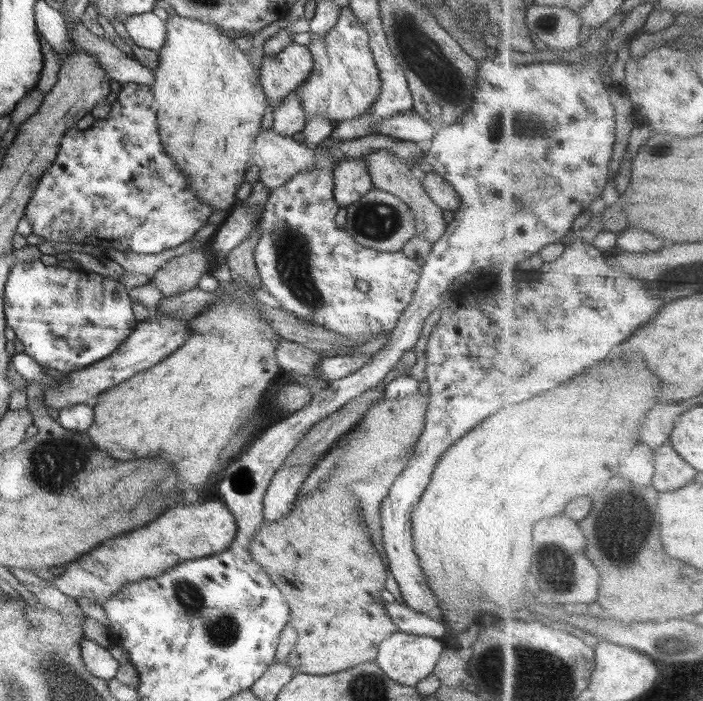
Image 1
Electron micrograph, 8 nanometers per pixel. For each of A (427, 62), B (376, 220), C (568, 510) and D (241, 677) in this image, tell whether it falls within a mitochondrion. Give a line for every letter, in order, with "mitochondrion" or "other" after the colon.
A: mitochondrion
B: mitochondrion
C: other
D: other

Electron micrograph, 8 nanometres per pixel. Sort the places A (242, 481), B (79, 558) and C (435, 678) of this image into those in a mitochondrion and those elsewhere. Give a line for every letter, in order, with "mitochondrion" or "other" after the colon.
A: mitochondrion
B: other
C: other

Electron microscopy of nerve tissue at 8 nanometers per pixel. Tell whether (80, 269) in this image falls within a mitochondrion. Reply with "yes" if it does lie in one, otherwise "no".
no

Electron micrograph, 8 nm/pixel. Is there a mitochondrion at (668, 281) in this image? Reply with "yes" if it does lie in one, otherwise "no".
no

